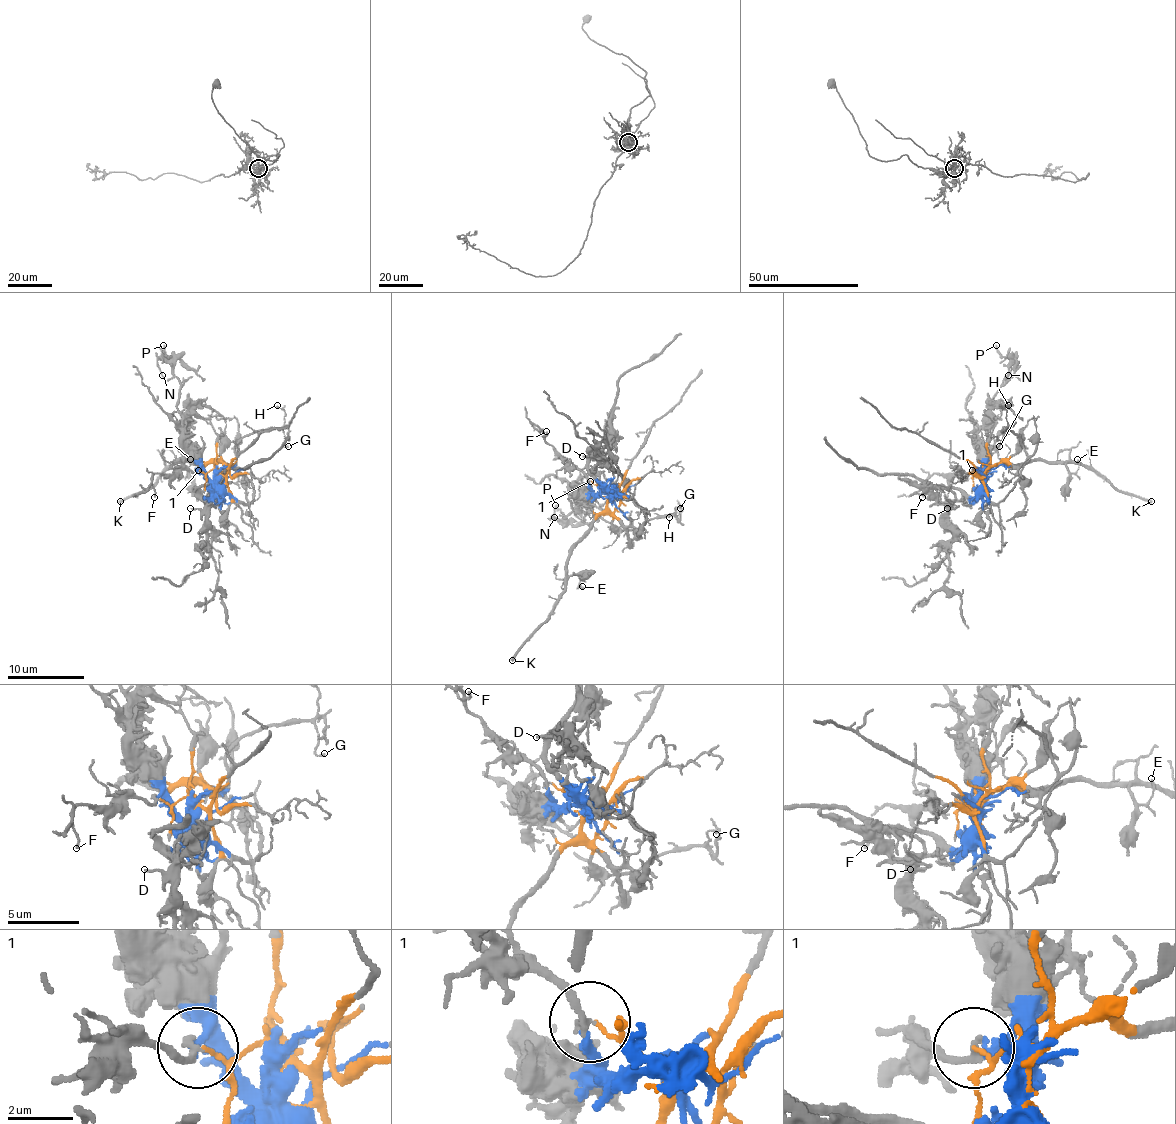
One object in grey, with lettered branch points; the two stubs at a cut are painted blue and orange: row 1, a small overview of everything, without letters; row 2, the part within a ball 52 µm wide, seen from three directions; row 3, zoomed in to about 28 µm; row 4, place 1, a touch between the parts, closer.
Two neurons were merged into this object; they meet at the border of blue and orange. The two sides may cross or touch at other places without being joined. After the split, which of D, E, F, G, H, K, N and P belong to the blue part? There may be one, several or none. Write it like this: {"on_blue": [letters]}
{"on_blue": ["D", "F", "N", "P"]}

